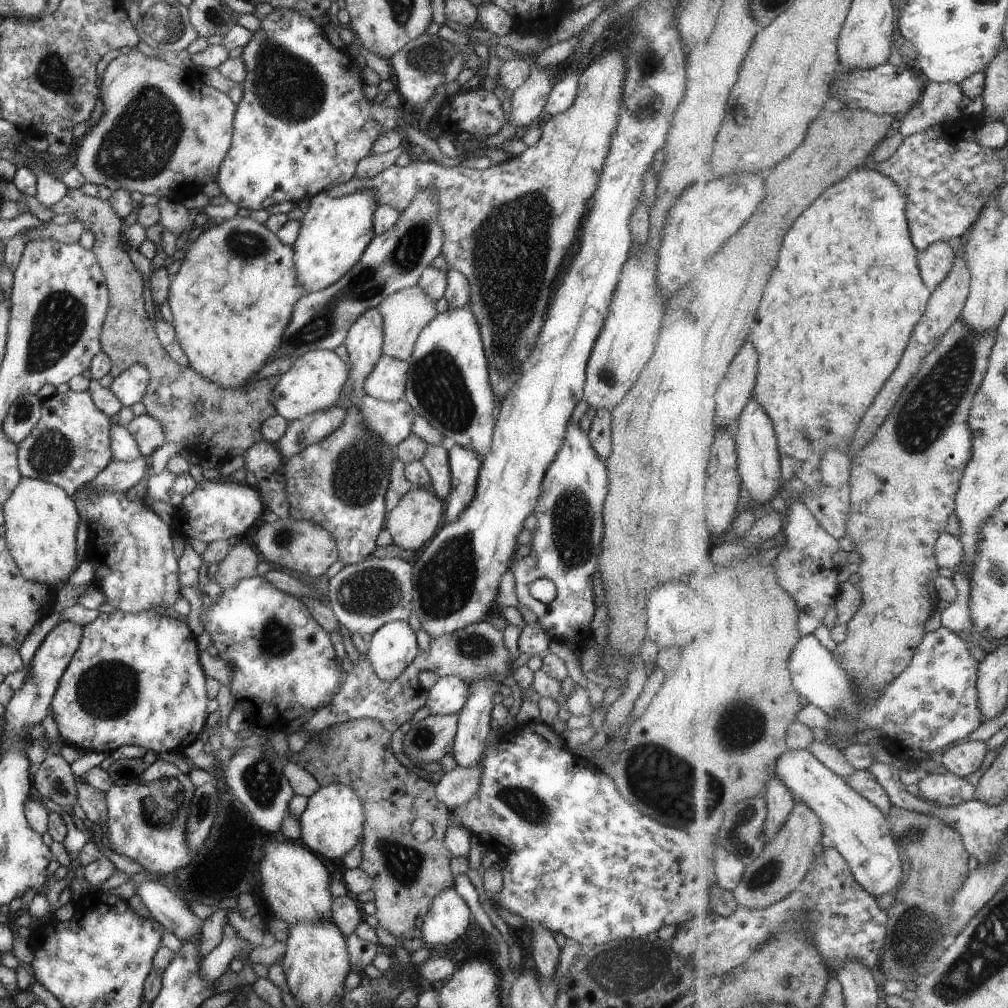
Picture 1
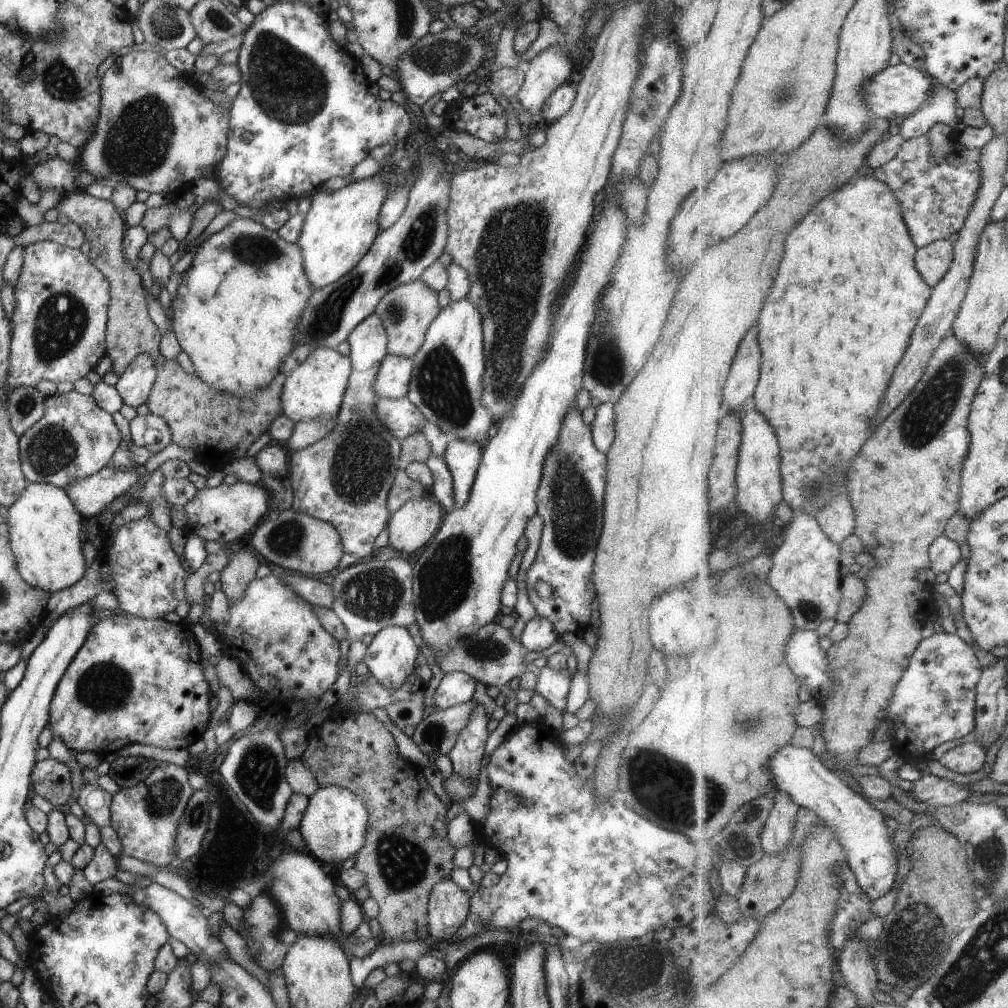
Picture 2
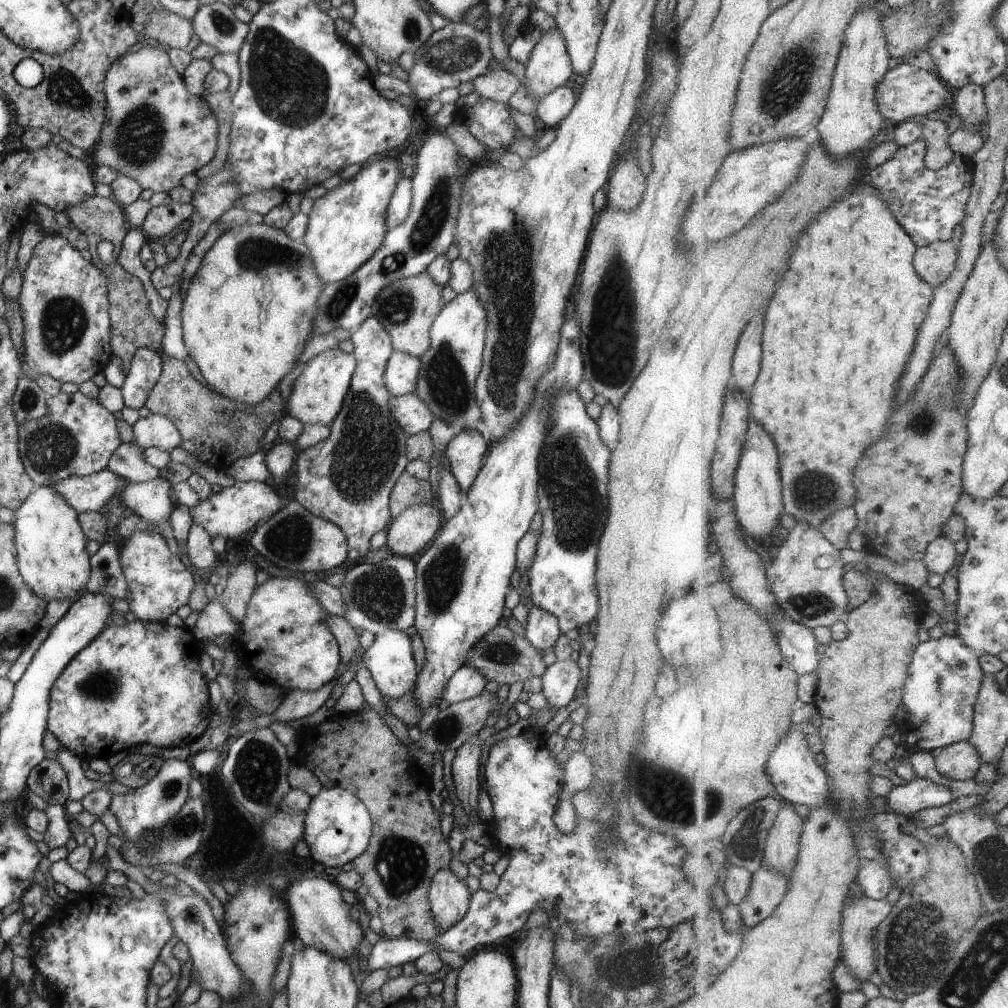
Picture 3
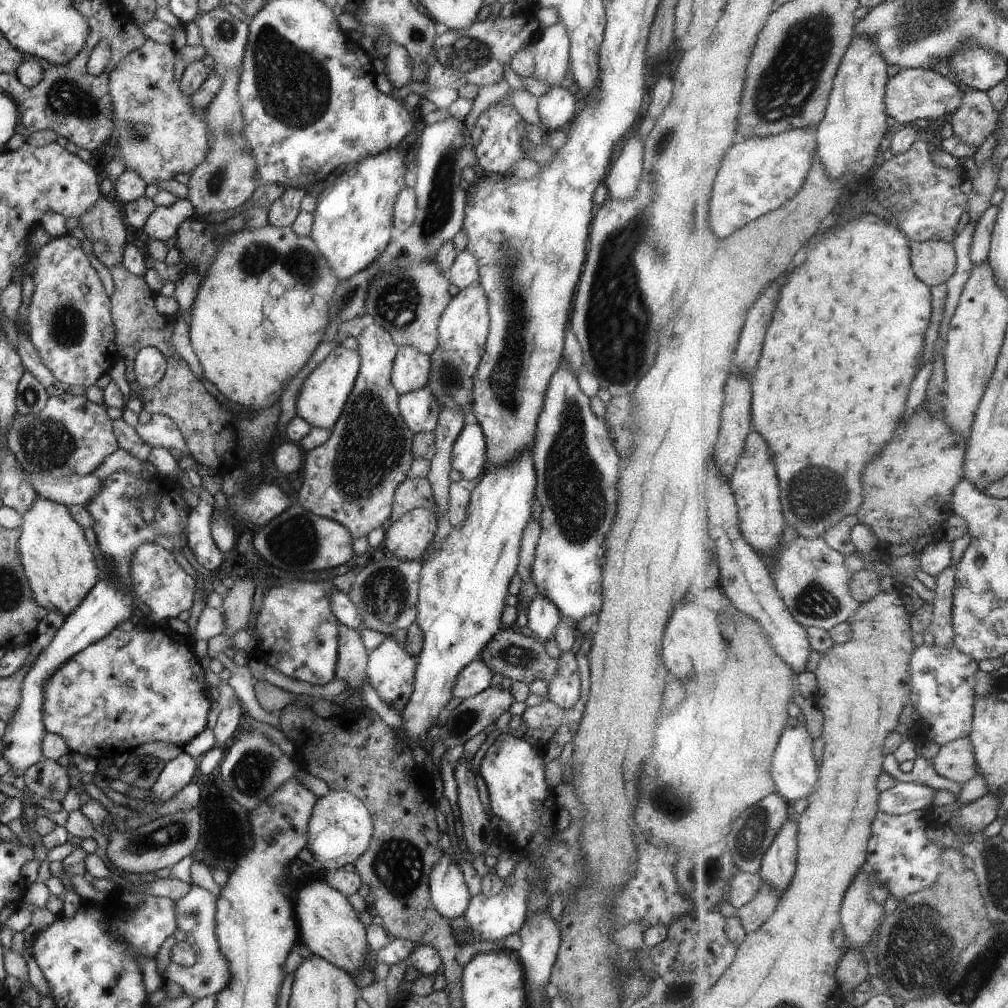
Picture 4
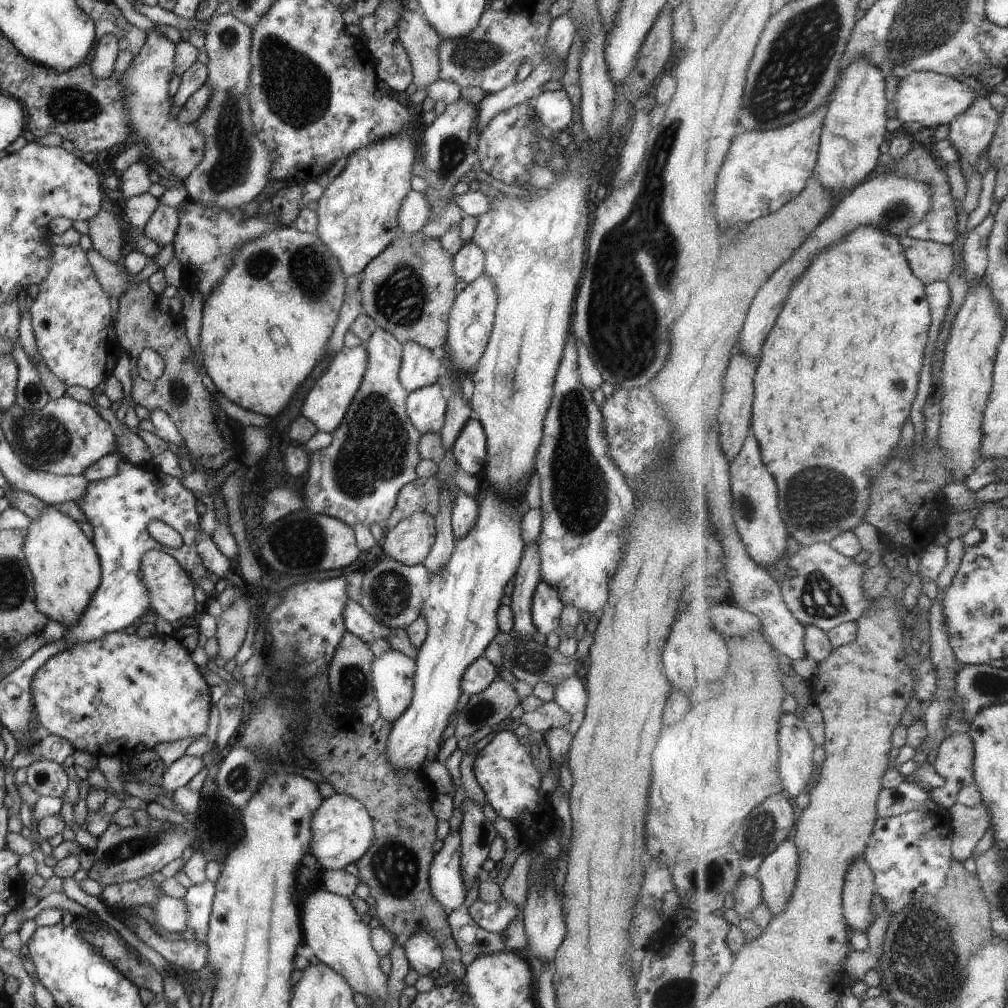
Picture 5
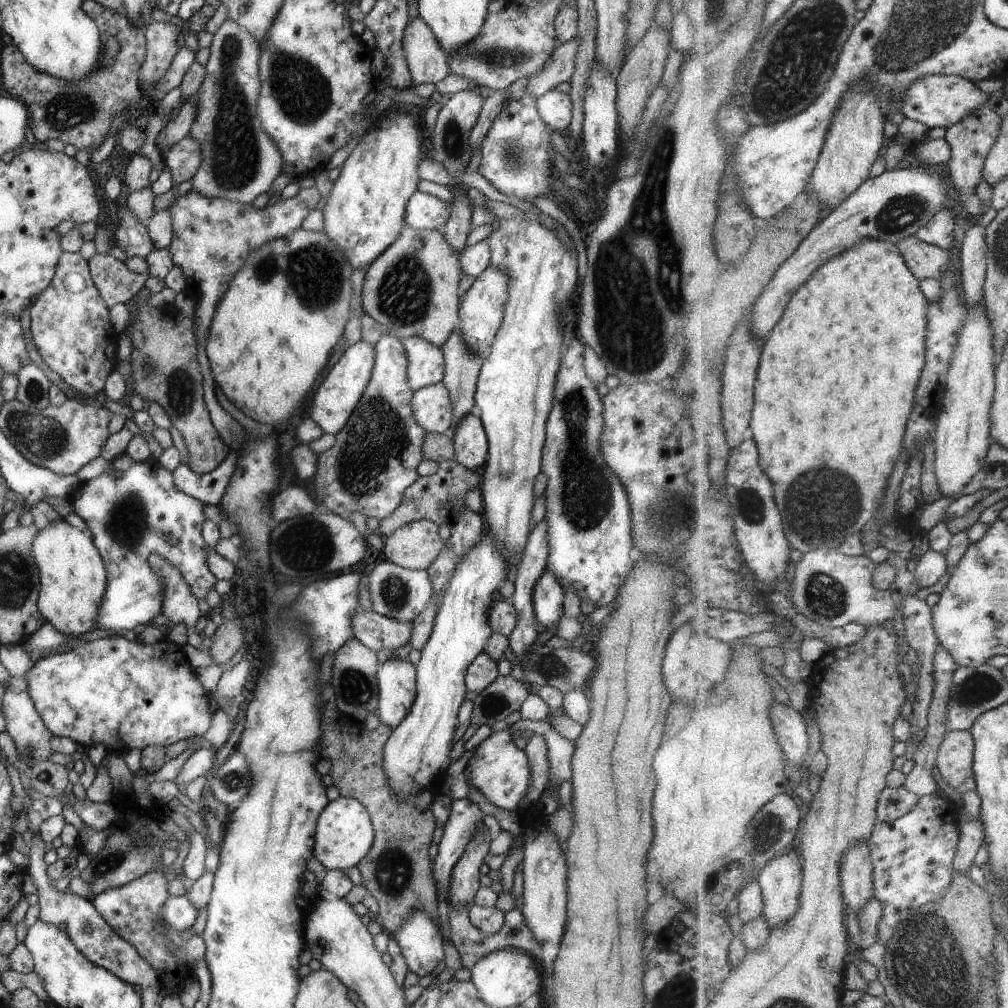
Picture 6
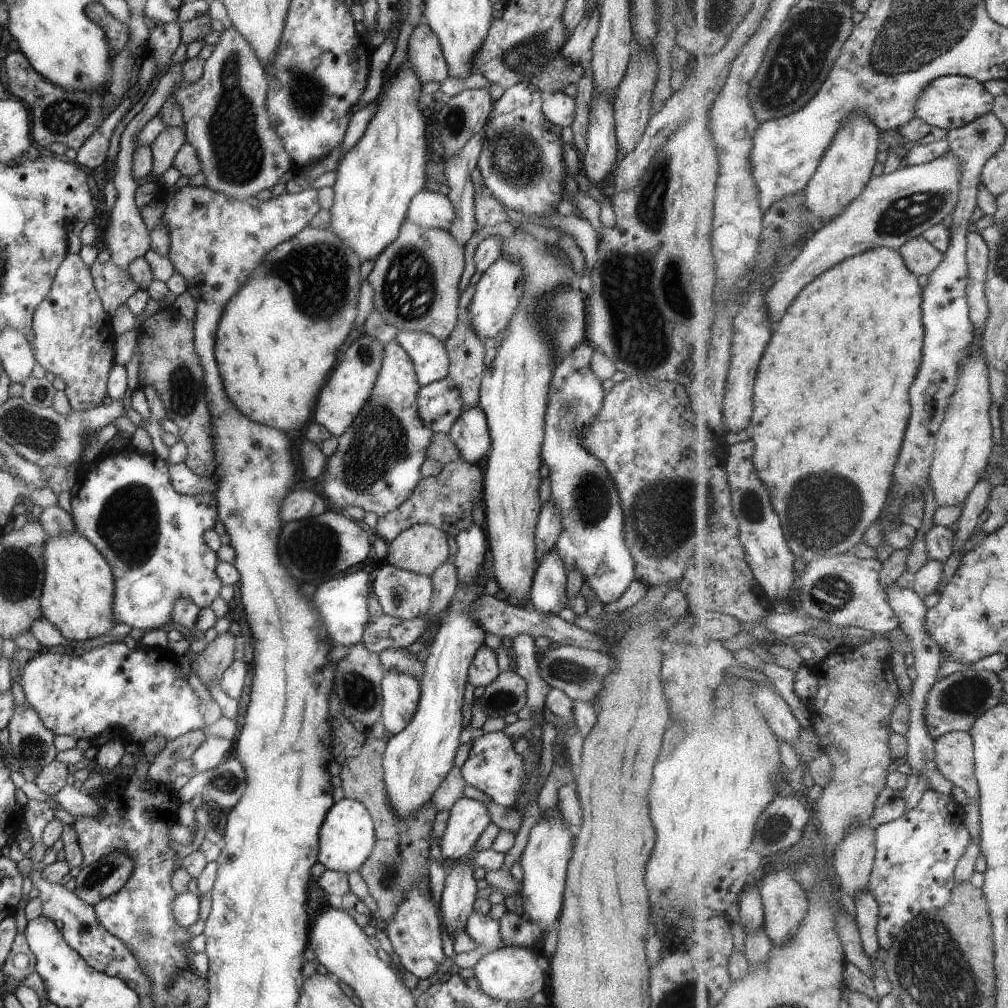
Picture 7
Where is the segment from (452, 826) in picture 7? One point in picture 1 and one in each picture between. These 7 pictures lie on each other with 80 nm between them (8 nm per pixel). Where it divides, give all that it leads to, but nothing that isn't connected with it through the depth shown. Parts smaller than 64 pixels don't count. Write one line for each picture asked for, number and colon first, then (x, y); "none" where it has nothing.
1: (446, 920)
2: (447, 906)
3: (448, 897)
4: (447, 890)
5: (444, 876)
6: (464, 816)

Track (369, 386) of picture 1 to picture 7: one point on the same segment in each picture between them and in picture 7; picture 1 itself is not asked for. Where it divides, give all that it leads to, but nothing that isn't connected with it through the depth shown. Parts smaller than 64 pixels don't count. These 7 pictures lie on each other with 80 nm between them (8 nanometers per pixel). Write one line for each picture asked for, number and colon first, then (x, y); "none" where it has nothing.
2: (391, 379)
3: (400, 371)
4: (410, 369)
5: (418, 367)
6: (425, 364)
7: (429, 358)

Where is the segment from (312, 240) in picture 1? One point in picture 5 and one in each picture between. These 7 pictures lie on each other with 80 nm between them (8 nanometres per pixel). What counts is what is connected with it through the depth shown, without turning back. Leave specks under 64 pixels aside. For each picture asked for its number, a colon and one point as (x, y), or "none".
2: (340, 225)
3: (346, 224)
4: (352, 220)
5: (357, 214)

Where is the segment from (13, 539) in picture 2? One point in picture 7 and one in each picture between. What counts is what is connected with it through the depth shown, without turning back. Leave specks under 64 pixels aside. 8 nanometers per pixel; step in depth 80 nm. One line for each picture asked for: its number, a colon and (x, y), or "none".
3: (51, 558)
4: (60, 568)
5: (65, 569)
6: (72, 576)
7: (77, 590)

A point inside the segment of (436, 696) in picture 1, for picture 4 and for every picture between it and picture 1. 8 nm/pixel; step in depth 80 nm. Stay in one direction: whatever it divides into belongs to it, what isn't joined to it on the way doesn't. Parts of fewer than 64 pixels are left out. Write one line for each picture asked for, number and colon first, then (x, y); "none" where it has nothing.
2: (455, 688)
3: (464, 683)
4: (474, 677)

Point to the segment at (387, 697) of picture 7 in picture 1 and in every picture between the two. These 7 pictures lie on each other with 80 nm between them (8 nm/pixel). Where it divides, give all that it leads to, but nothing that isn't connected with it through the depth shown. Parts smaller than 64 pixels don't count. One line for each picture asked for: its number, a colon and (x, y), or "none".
1: (392, 646)
2: (390, 656)
3: (389, 660)
4: (390, 669)
5: (392, 673)
6: (396, 678)

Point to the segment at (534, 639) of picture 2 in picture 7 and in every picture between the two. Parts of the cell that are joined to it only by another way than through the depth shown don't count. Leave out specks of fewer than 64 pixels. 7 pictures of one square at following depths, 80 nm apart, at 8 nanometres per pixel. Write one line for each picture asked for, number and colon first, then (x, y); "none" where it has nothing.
3: (541, 630)
4: (542, 615)
5: (545, 609)
6: (547, 595)
7: (548, 590)

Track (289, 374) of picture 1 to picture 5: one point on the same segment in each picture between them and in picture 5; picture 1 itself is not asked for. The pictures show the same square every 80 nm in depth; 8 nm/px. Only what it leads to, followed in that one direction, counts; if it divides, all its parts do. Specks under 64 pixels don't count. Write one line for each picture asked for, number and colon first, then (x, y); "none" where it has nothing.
2: (314, 388)
3: (316, 395)
4: (321, 397)
5: (325, 404)

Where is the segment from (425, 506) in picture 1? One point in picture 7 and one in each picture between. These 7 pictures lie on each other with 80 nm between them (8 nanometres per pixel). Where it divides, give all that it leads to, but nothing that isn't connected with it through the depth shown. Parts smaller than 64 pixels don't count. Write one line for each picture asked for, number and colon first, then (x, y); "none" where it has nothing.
2: (413, 524)
3: (408, 533)
4: (407, 538)
5: (408, 542)
6: (414, 545)
7: (421, 548)

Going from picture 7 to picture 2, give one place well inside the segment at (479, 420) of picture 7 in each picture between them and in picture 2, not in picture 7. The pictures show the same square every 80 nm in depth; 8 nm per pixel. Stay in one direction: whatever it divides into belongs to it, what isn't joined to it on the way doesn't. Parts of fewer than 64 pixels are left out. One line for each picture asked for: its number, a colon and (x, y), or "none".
2: (462, 457)
3: (464, 453)
4: (468, 456)
5: (468, 451)
6: (469, 442)

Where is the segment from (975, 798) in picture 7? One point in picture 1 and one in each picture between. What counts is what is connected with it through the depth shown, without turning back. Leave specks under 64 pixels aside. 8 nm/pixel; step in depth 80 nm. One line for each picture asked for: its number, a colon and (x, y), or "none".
1: (965, 759)
2: (969, 758)
3: (961, 761)
4: (957, 761)
5: (955, 760)
6: (955, 761)

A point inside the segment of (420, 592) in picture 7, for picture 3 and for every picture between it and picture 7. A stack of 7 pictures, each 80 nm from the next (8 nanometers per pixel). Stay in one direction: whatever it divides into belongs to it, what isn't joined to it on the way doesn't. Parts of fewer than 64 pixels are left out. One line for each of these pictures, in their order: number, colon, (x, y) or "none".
3: (377, 597)
4: (385, 592)
5: (391, 592)
6: (395, 592)

